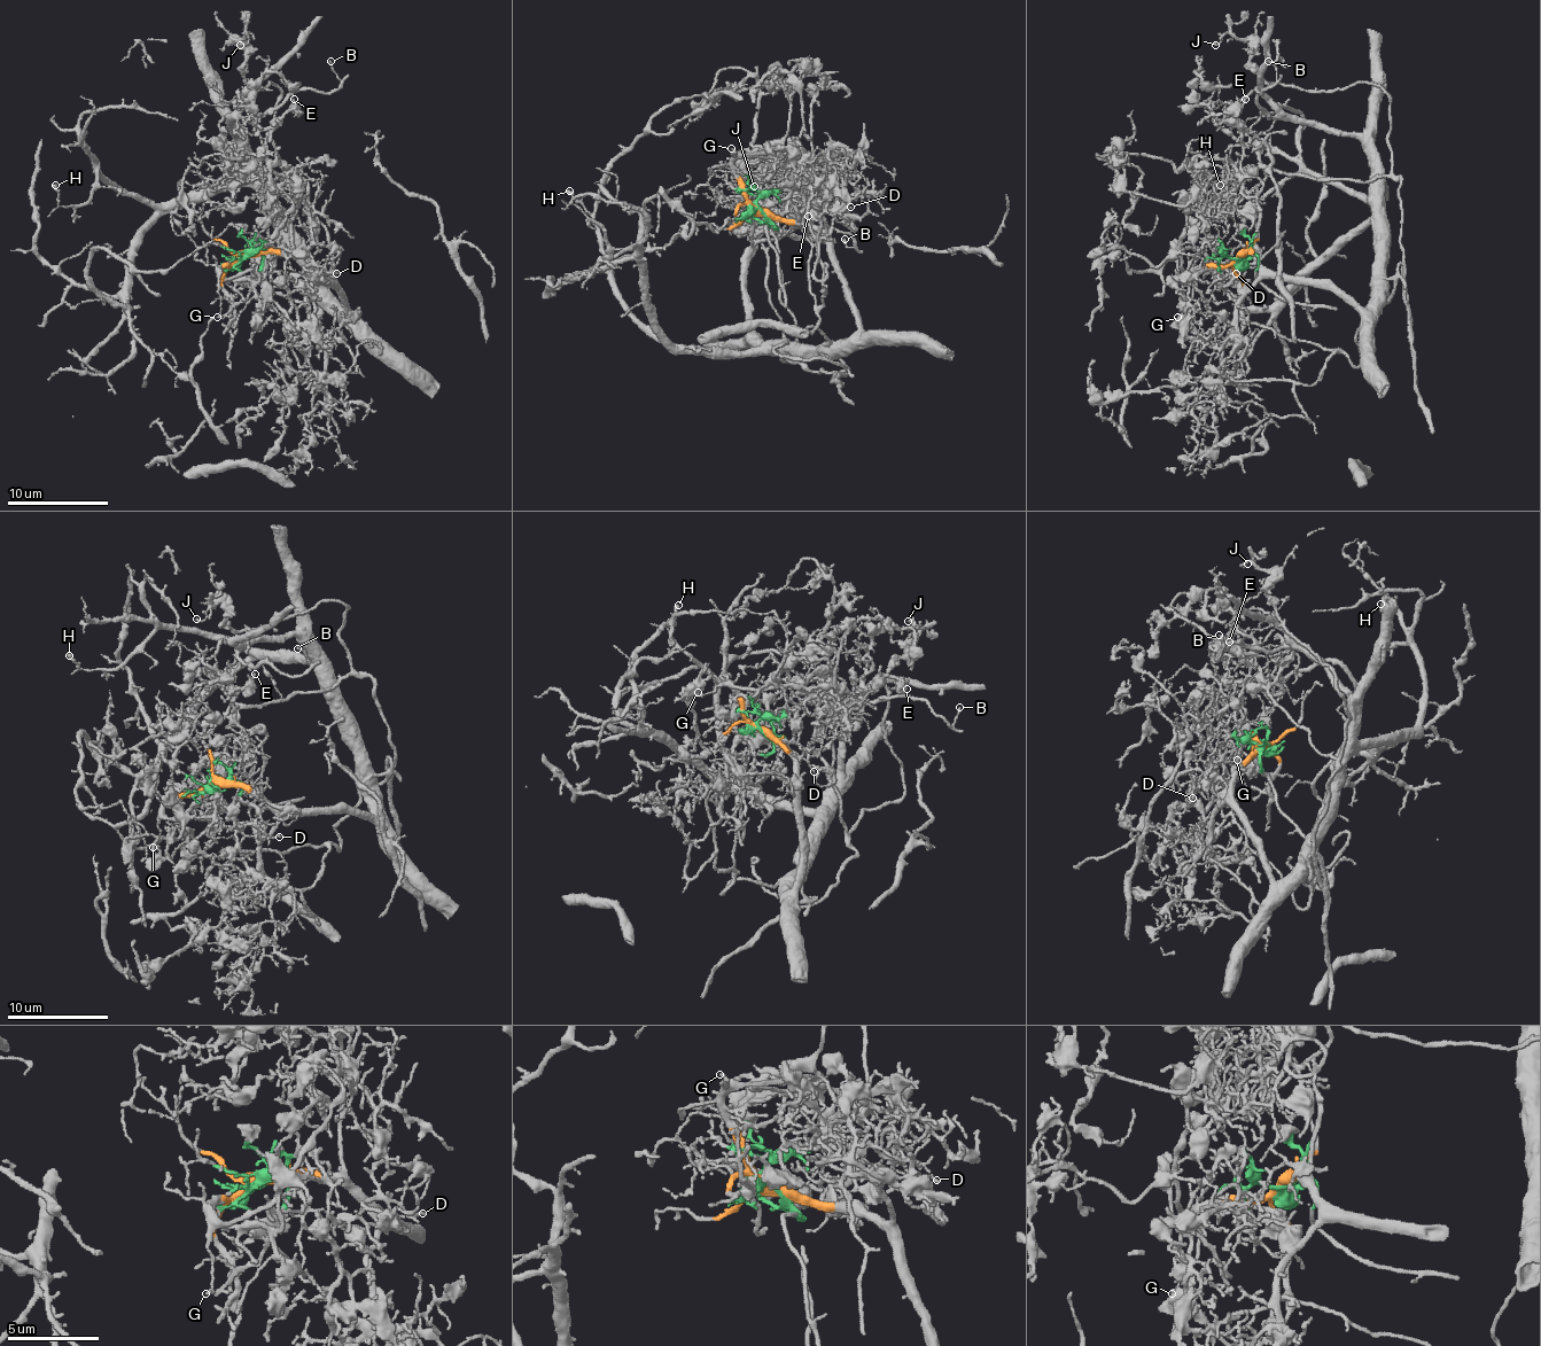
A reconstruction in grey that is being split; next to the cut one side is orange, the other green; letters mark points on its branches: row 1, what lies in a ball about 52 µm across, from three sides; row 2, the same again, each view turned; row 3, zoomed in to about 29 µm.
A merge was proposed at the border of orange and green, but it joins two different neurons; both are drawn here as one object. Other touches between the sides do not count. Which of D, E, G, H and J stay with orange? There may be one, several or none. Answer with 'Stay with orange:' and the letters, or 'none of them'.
Stay with orange: G, H

